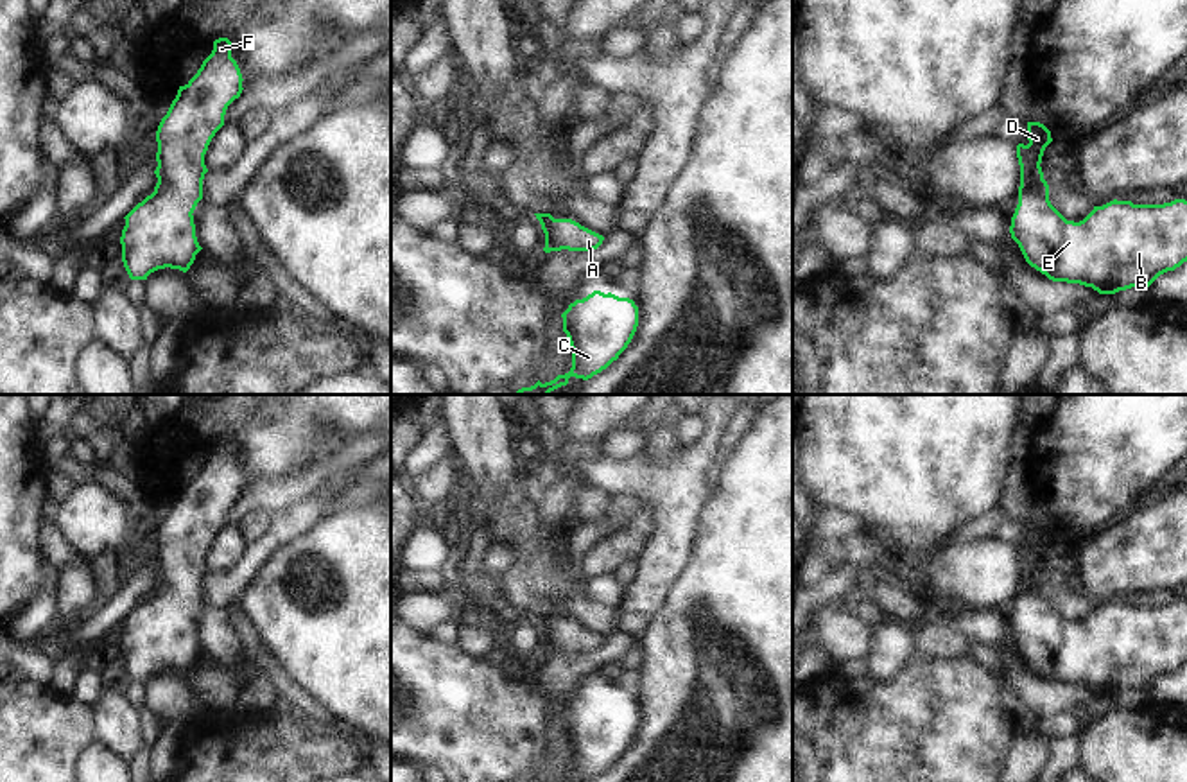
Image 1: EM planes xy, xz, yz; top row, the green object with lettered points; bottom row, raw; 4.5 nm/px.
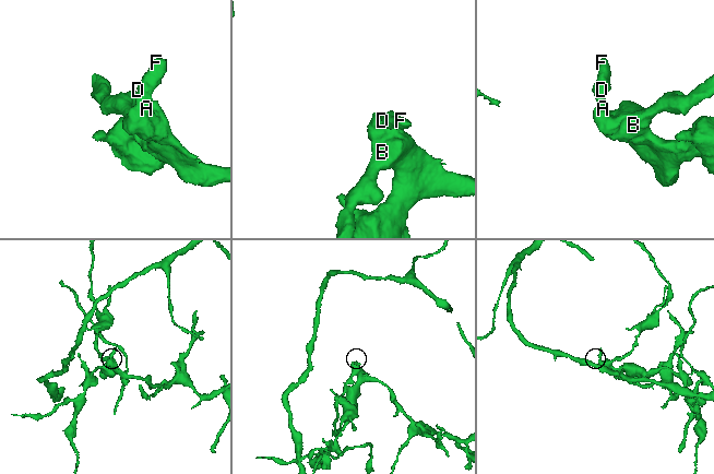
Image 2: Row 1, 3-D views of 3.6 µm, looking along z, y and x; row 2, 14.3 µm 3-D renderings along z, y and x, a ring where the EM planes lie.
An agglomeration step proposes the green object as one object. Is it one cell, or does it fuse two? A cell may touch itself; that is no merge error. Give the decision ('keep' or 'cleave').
keep

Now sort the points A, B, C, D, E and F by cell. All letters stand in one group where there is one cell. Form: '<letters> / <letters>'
A B C D E F

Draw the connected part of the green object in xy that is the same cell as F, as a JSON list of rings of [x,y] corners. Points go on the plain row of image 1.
[[[219,439],[197,475],[179,488],[156,533],[154,594],[124,619],[122,664],[131,682],[165,669],[186,674],[203,651],[192,615],[203,601],[204,556],[242,482],[231,443]]]

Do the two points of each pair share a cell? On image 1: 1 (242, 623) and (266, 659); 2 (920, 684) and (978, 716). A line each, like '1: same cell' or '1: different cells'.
1: same cell
2: same cell

